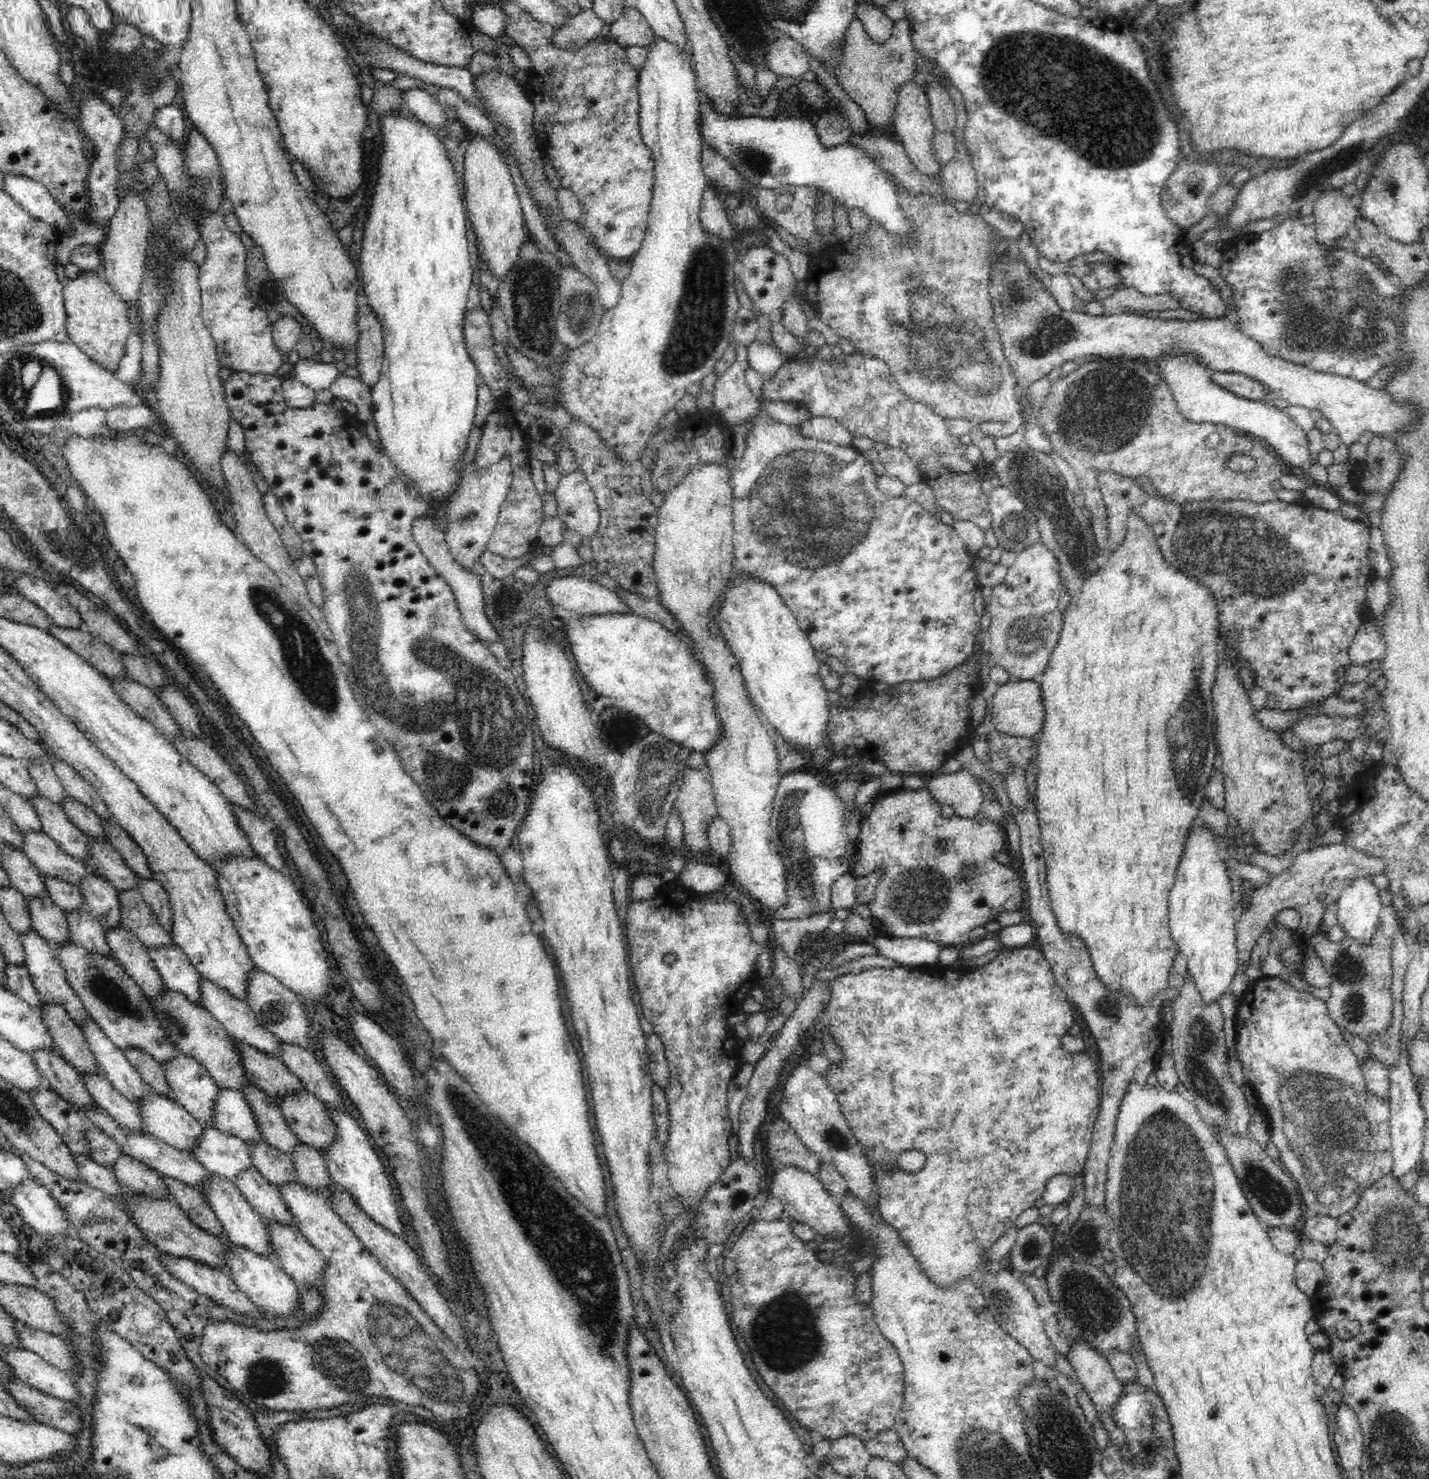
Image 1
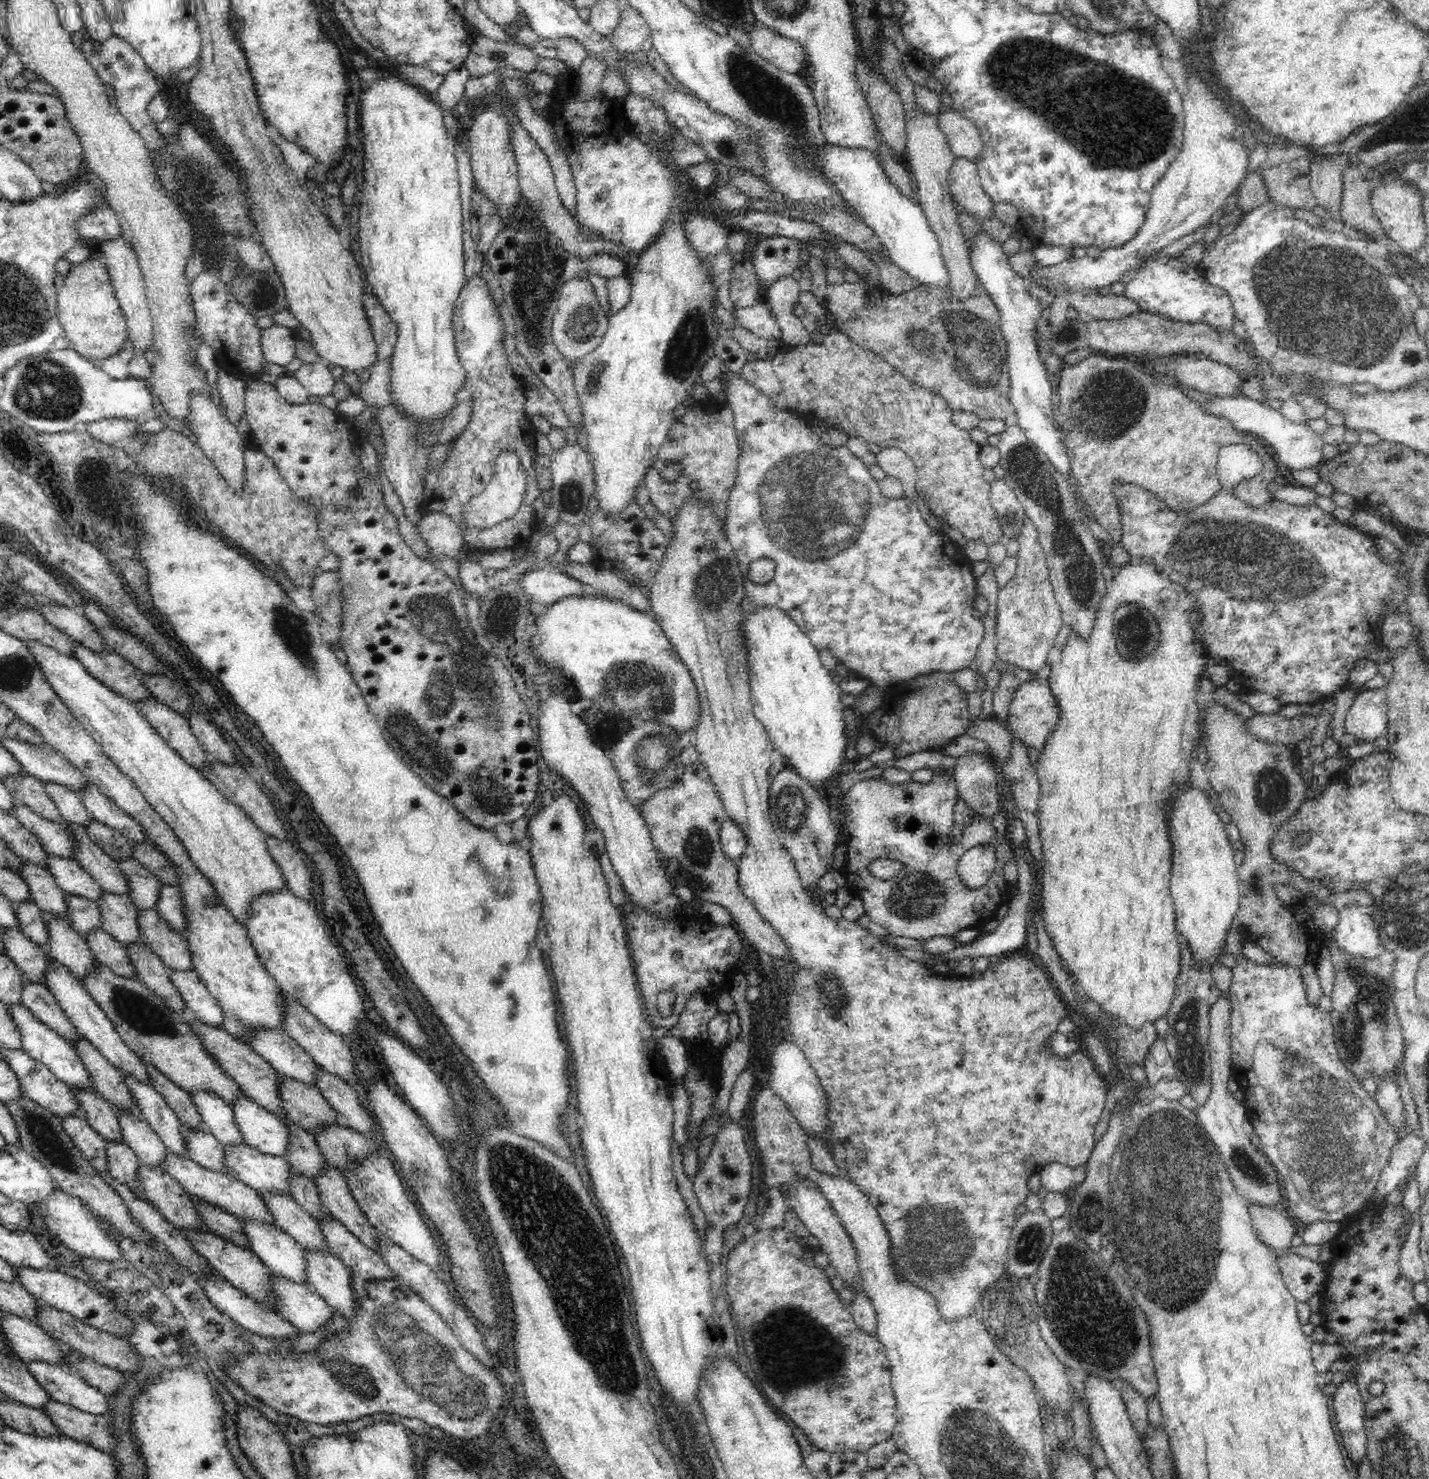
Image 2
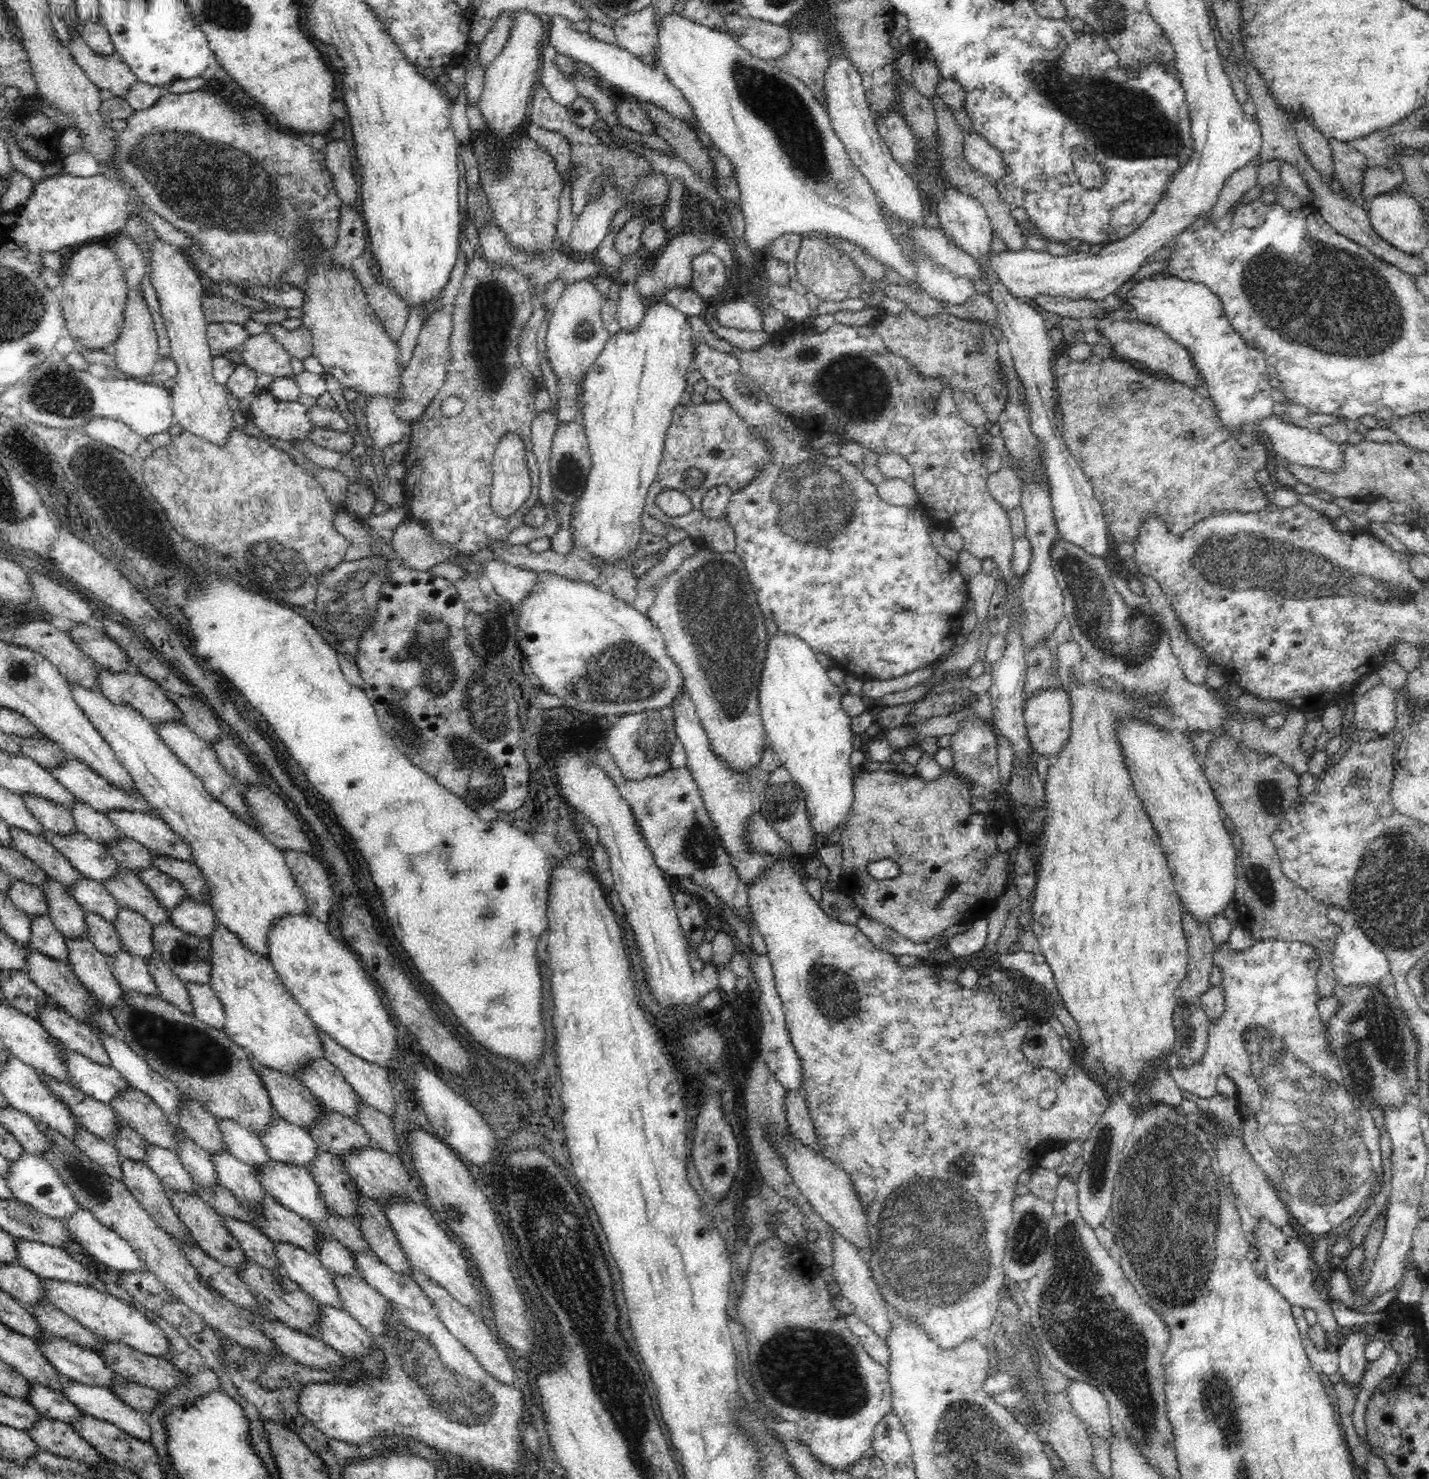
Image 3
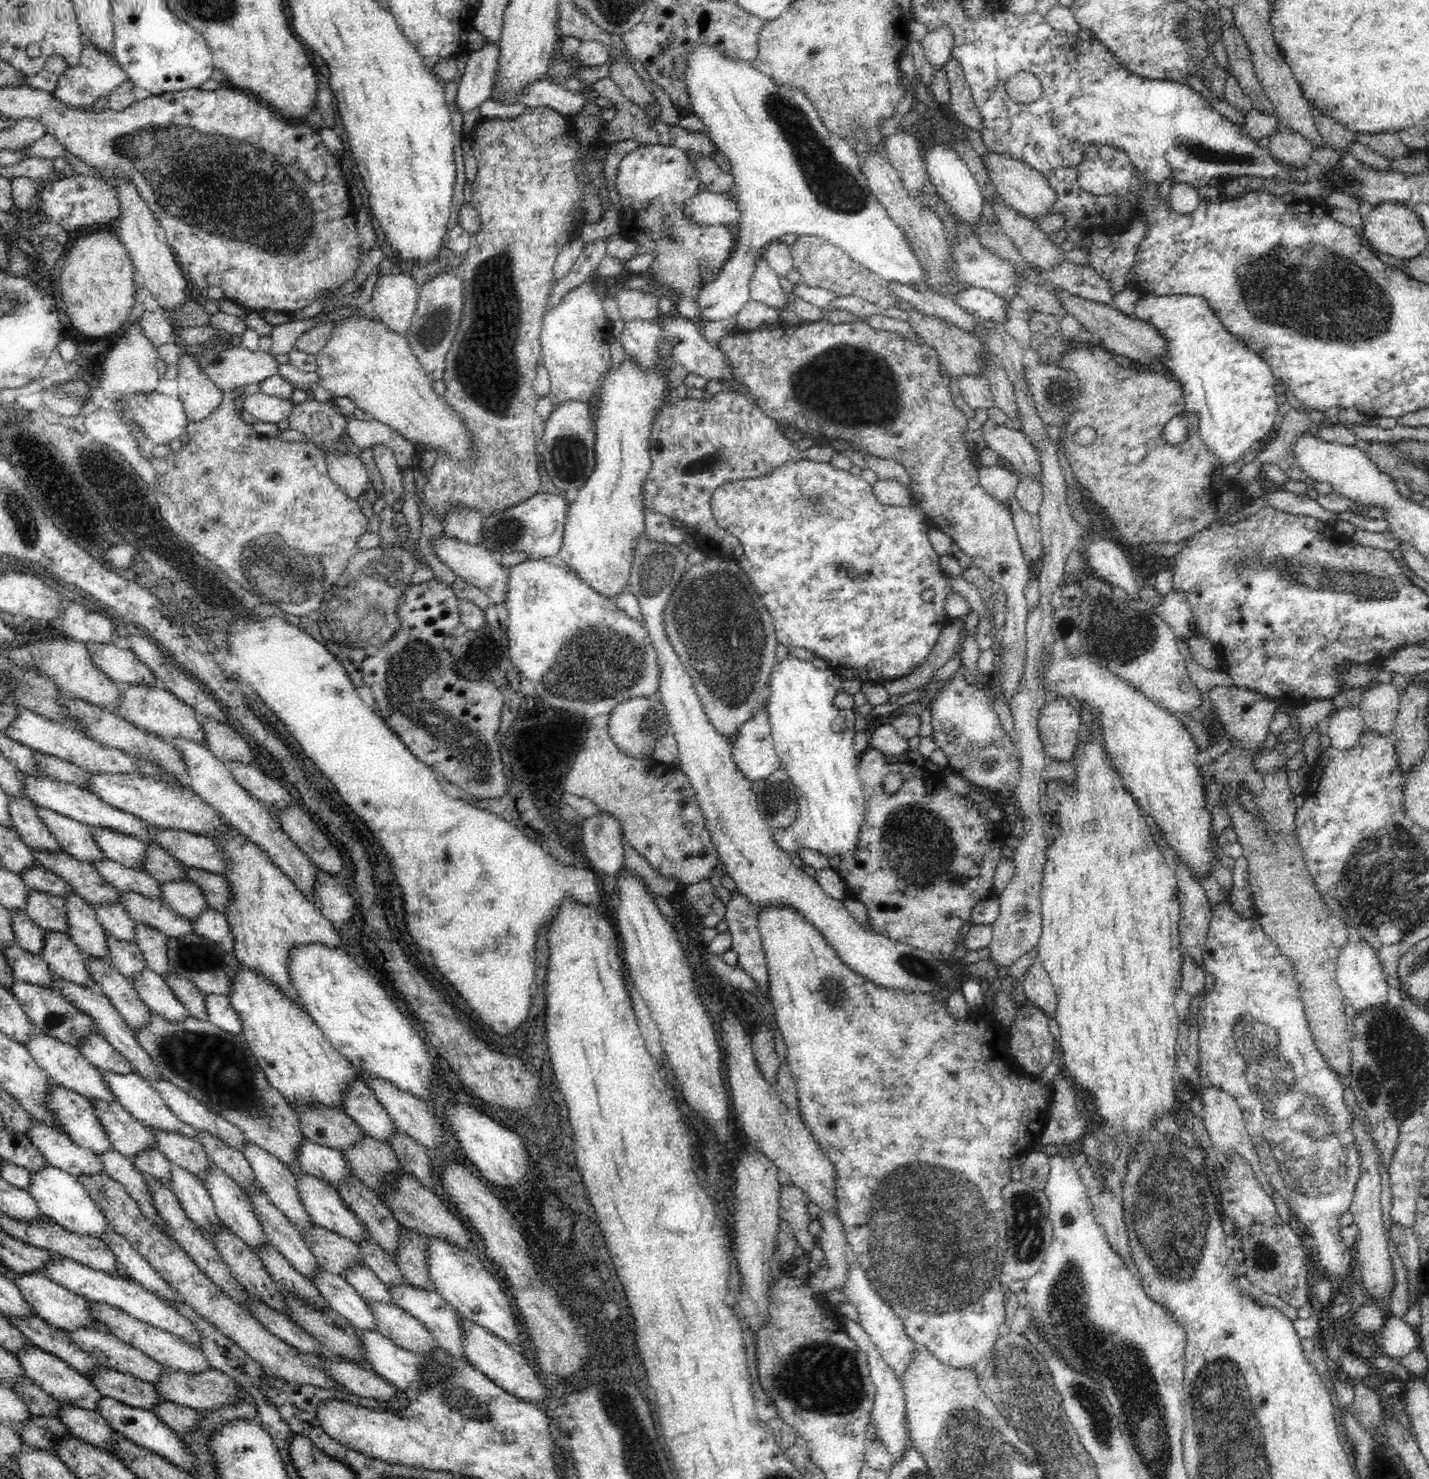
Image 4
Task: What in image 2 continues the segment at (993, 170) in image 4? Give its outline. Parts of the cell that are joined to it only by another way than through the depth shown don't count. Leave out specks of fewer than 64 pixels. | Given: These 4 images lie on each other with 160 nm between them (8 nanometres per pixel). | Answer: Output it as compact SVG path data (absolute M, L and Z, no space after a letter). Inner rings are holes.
M942 105L937 117L938 127L946 135L954 156L966 158L976 163L978 154L984 148L980 131L970 120L958 114L953 107L949 108Z

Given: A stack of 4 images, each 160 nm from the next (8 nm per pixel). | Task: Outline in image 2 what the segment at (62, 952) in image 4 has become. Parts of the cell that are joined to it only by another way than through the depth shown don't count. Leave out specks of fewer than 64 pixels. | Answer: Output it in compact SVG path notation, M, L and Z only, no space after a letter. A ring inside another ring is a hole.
M30 900L30 902L18 902L16 917L21 931L37 945L46 949L48 944L48 927L42 916L43 910Z

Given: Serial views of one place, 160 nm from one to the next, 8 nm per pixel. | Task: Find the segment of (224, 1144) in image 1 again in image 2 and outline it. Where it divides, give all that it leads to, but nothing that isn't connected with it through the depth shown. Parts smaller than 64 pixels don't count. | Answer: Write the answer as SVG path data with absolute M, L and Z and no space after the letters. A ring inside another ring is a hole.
M224 1145L228 1173L260 1194L282 1193L291 1197L293 1174L286 1157L270 1156L248 1146Z

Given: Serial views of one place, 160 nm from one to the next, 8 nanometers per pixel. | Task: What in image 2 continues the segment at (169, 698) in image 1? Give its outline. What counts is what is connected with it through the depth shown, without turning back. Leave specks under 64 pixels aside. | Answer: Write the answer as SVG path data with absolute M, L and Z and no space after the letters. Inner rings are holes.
M194 712L188 717L192 733L197 737L198 743L206 751L209 760L215 760L220 764L236 765L236 756L232 746L222 738L218 728L208 720L208 716Z

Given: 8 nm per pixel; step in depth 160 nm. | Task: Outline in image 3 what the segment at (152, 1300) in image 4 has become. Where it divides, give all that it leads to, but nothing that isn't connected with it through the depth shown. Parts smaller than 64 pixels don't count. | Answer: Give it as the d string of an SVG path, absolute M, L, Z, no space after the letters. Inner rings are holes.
M16 1240L16 1249L19 1255L17 1264L42 1278L100 1287L99 1279L62 1248Z

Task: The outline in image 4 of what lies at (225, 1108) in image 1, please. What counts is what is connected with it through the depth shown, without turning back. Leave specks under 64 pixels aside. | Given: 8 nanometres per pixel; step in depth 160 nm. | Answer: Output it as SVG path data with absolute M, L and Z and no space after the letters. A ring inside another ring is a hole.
M308 1139L298 1146L298 1154L294 1159L304 1174L326 1180L326 1183L336 1189L345 1179L355 1176L342 1151L313 1143Z

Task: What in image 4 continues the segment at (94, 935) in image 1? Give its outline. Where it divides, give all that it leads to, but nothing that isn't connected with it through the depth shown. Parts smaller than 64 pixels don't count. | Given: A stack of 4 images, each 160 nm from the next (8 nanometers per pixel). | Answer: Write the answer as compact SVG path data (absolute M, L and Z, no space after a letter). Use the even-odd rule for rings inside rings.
M144 968L131 981L137 994L153 1014L158 1014L170 1022L180 1022L190 1017L186 1006L171 992L163 976Z

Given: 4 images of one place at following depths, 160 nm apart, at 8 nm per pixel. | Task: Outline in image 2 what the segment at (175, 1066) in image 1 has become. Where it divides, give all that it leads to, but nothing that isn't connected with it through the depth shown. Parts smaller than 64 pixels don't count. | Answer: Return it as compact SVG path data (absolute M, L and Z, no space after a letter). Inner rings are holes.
M203 1090L190 1092L190 1095L192 1095L192 1102L198 1109L206 1130L223 1145L242 1146L245 1144L242 1133L235 1123L234 1112L223 1098L213 1092Z

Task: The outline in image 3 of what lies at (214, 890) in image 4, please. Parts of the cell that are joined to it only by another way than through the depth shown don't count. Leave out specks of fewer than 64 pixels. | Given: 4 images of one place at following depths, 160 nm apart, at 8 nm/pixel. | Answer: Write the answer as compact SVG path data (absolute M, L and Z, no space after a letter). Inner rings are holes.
M156 855L154 866L164 874L180 881L192 899L210 905L210 887L206 883L206 877L194 863Z

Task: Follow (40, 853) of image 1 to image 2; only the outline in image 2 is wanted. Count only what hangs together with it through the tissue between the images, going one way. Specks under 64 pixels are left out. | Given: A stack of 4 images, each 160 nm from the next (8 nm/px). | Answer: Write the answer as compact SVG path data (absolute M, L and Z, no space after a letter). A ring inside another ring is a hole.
M49 855L46 869L56 879L56 884L67 894L83 896L94 902L98 902L98 898L102 896L103 890L94 877L74 859Z

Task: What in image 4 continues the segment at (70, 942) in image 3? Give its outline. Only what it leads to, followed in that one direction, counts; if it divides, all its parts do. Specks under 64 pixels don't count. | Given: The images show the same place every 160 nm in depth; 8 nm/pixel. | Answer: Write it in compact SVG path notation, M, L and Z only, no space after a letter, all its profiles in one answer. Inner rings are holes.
M86 954L86 969L97 988L133 1029L148 1026L151 1010L140 1000L132 982L112 965L108 957Z

